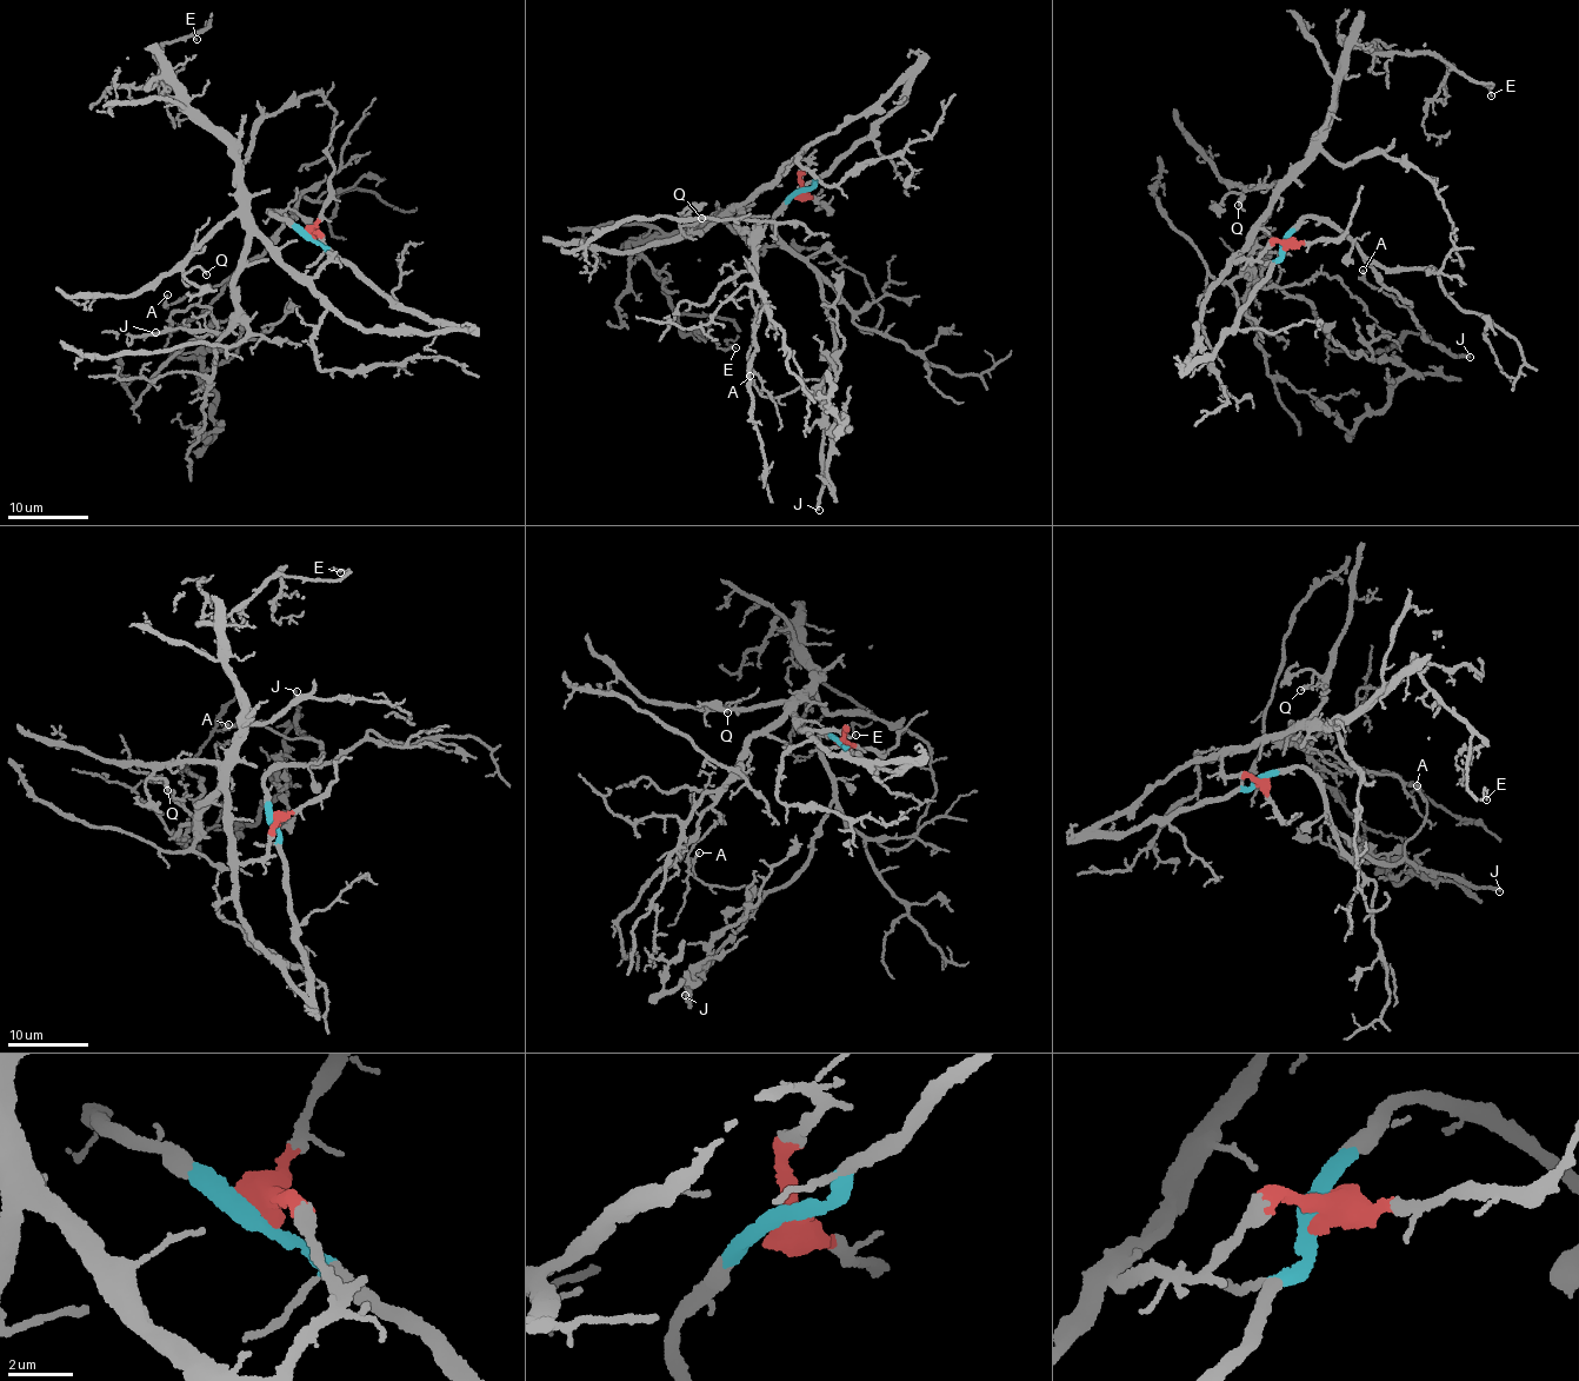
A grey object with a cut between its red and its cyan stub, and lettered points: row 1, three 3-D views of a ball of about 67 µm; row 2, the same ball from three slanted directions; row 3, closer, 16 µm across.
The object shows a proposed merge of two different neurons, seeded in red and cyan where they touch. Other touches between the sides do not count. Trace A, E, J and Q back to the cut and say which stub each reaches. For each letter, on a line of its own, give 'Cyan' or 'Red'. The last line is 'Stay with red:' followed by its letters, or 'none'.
A: Cyan
E: Red
J: Cyan
Q: Red
Stay with red: E, Q

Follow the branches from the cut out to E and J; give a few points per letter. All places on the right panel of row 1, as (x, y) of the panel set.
E: (1285, 246), (1236, 260), (1320, 133), (1341, 39), (1439, 57), (1490, 83), (1491, 95)
J: (1285, 246), (1305, 217), (1323, 217), (1359, 250), (1376, 279), (1410, 303), (1424, 339), (1471, 358)

